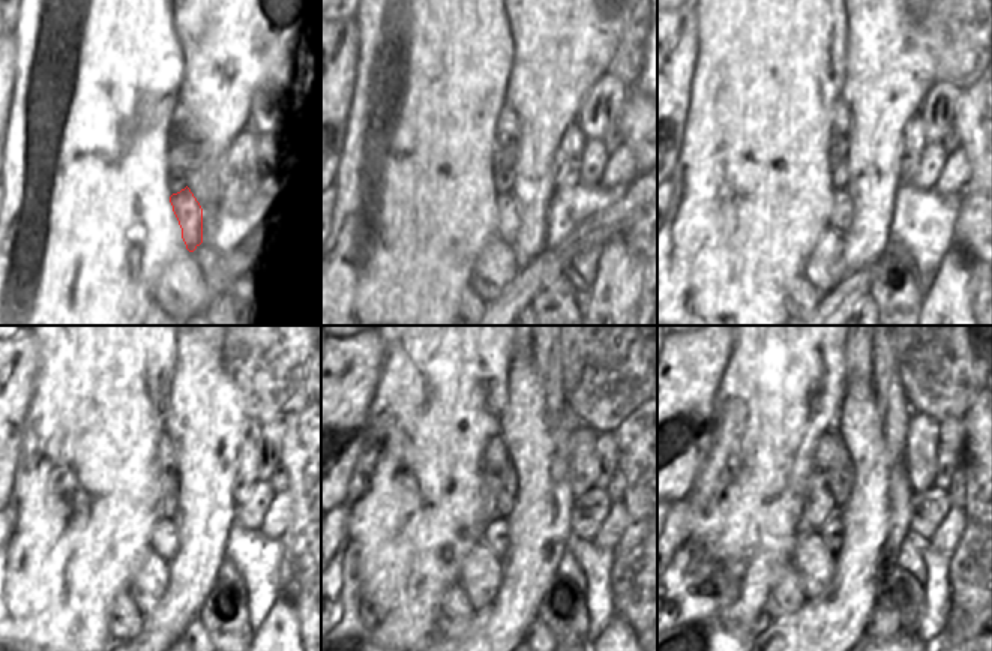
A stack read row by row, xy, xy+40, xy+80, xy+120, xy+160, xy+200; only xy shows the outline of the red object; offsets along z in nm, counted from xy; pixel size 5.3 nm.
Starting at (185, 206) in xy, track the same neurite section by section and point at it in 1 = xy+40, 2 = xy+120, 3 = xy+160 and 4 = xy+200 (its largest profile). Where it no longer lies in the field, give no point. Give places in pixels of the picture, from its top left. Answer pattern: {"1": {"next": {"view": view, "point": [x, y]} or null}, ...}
{"1": {"next": {"view": "xy+40", "point": [509, 224]}}, "2": {"next": {"view": "xy+120", "point": [164, 540]}}, "3": {"next": {"view": "xy+160", "point": [496, 533]}}, "4": {"next": {"view": "xy+200", "point": [832, 531]}}}

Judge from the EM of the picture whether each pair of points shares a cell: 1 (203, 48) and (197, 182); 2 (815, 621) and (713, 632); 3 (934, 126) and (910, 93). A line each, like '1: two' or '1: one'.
1: one
2: two
3: two

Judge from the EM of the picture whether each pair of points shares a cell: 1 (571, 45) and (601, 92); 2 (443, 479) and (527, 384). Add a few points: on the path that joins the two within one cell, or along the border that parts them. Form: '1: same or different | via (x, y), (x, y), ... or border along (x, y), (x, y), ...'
1: different | border along (605, 71), (590, 89), (577, 113)
2: different | border along (509, 375), (509, 396), (499, 431)

